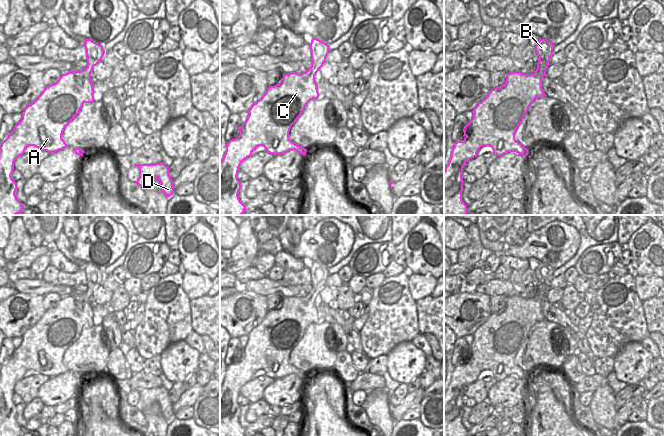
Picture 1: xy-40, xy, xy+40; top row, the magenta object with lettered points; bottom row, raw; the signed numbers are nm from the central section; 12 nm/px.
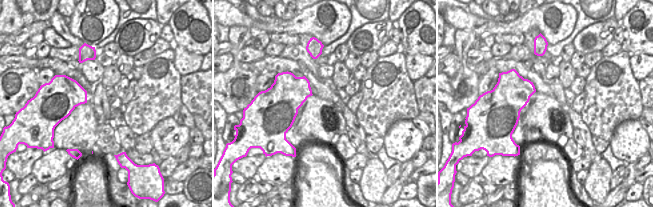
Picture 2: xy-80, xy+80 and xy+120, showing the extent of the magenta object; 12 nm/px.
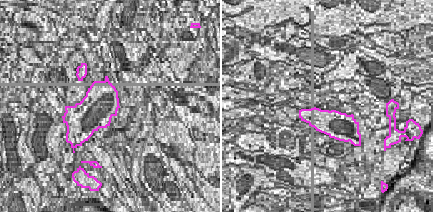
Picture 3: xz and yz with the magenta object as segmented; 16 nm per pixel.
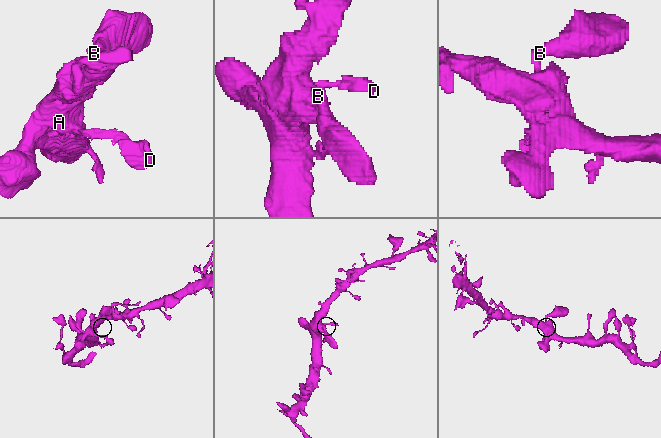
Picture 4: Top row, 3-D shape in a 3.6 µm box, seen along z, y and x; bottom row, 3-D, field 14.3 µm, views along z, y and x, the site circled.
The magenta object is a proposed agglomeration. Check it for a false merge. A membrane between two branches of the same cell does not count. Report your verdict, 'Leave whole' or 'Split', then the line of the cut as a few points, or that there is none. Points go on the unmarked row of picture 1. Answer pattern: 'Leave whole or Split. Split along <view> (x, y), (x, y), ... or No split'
Leave whole. No split

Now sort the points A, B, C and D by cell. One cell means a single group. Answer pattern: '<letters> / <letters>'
A B C D

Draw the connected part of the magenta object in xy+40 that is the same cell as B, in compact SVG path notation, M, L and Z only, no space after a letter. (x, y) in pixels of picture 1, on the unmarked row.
M540 263L535 269L539 285L534 297L507 297L505 307L491 313L472 335L473 342L463 352L464 363L454 367L444 392L444 436L467 436L462 424L463 392L481 371L491 371L497 380L508 376L528 379L529 374L515 363L515 356L534 324L546 320L542 301L547 300L553 272L553 267Z

